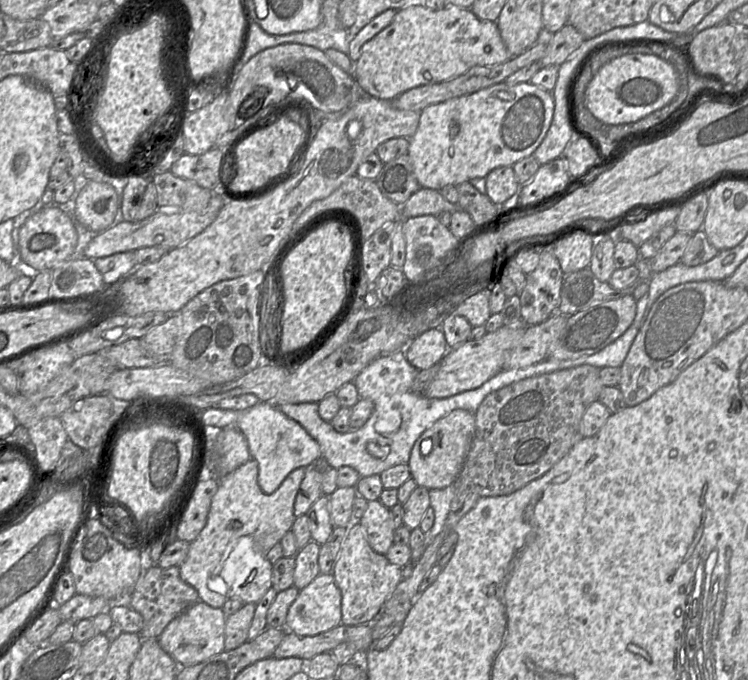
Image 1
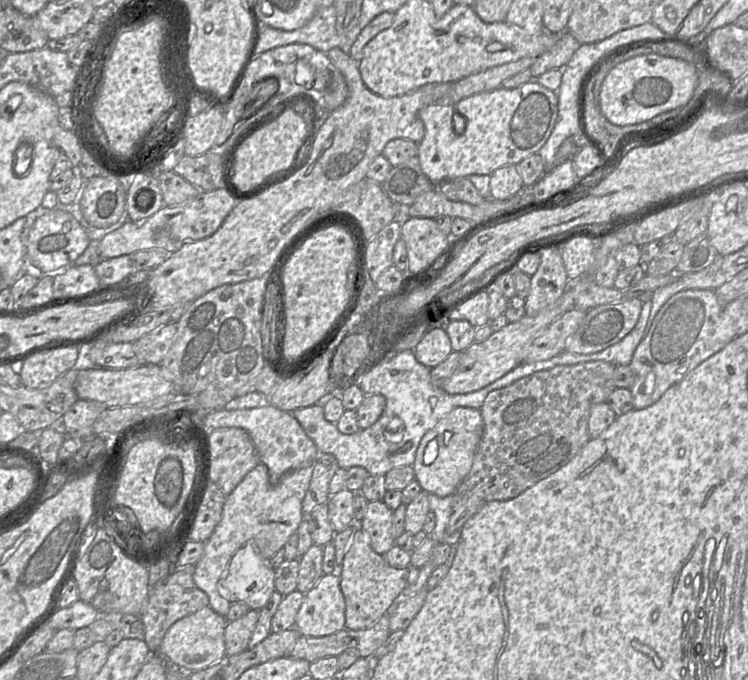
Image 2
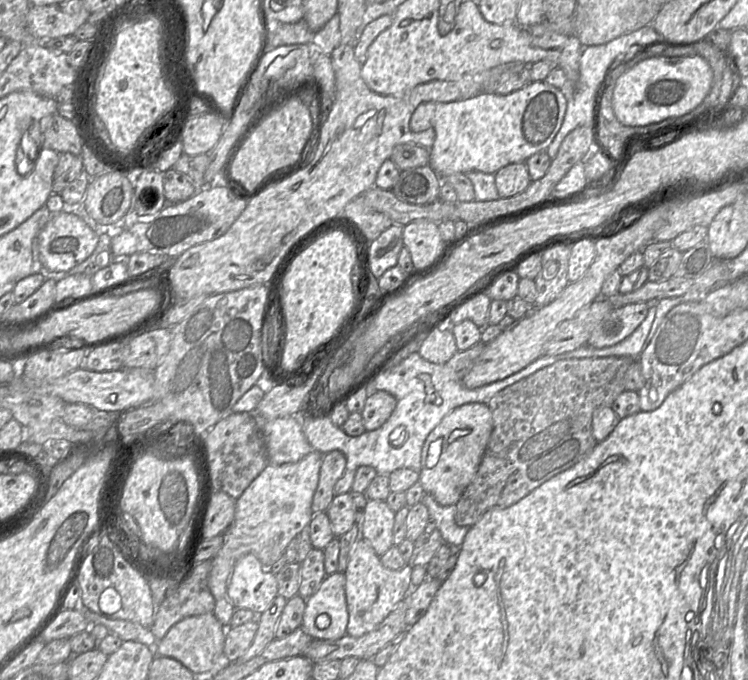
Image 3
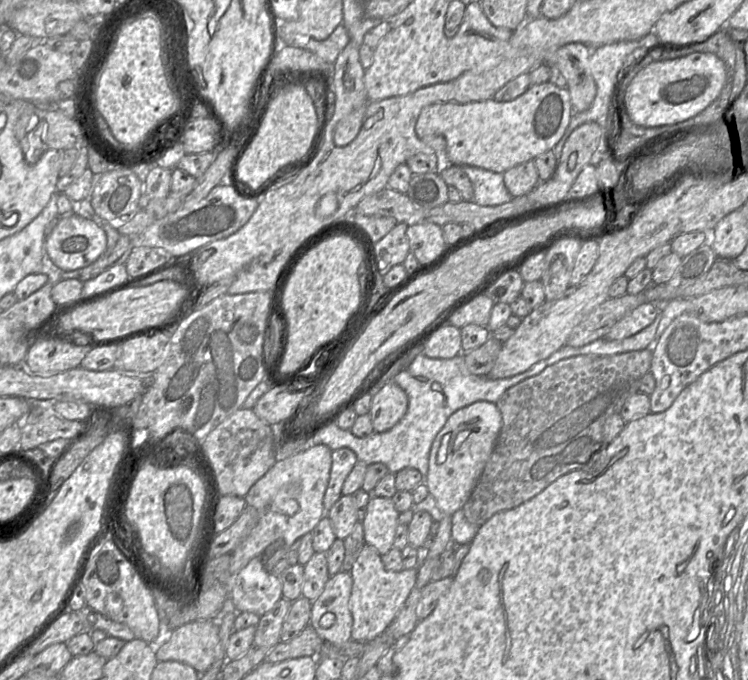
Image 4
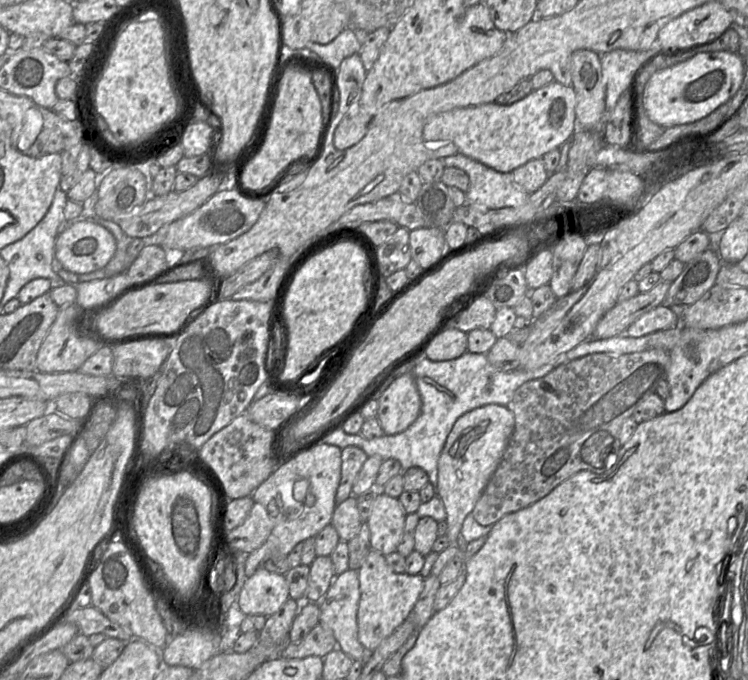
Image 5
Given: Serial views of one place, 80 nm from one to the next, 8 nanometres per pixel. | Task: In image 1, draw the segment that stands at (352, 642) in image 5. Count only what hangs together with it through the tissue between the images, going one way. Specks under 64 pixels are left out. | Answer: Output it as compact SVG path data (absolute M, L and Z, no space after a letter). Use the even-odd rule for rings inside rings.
M319 574L308 586L301 589L288 610L285 629L299 636L315 636L342 623L342 594L333 574Z

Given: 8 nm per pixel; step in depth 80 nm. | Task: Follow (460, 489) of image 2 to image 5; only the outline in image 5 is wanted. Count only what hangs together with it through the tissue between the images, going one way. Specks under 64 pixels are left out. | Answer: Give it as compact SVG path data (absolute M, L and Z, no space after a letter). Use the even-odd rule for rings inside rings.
M648 348L640 352L627 353L621 355L608 355L605 353L594 353L577 358L573 358L553 367L546 374L529 379L519 386L517 386L509 396L505 407L513 414L514 428L508 440L506 449L502 456L500 463L488 481L485 489L483 490L480 498L478 499L475 507L470 515L482 526L492 526L503 516L509 513L516 512L523 509L541 498L548 495L556 486L564 480L579 471L591 471L594 473L603 473L611 468L618 460L619 451L622 444L619 441L619 433L622 423L631 418L636 406L642 398L652 393L654 385L658 380L665 379L666 373L670 367L670 358L668 352L661 349Z

